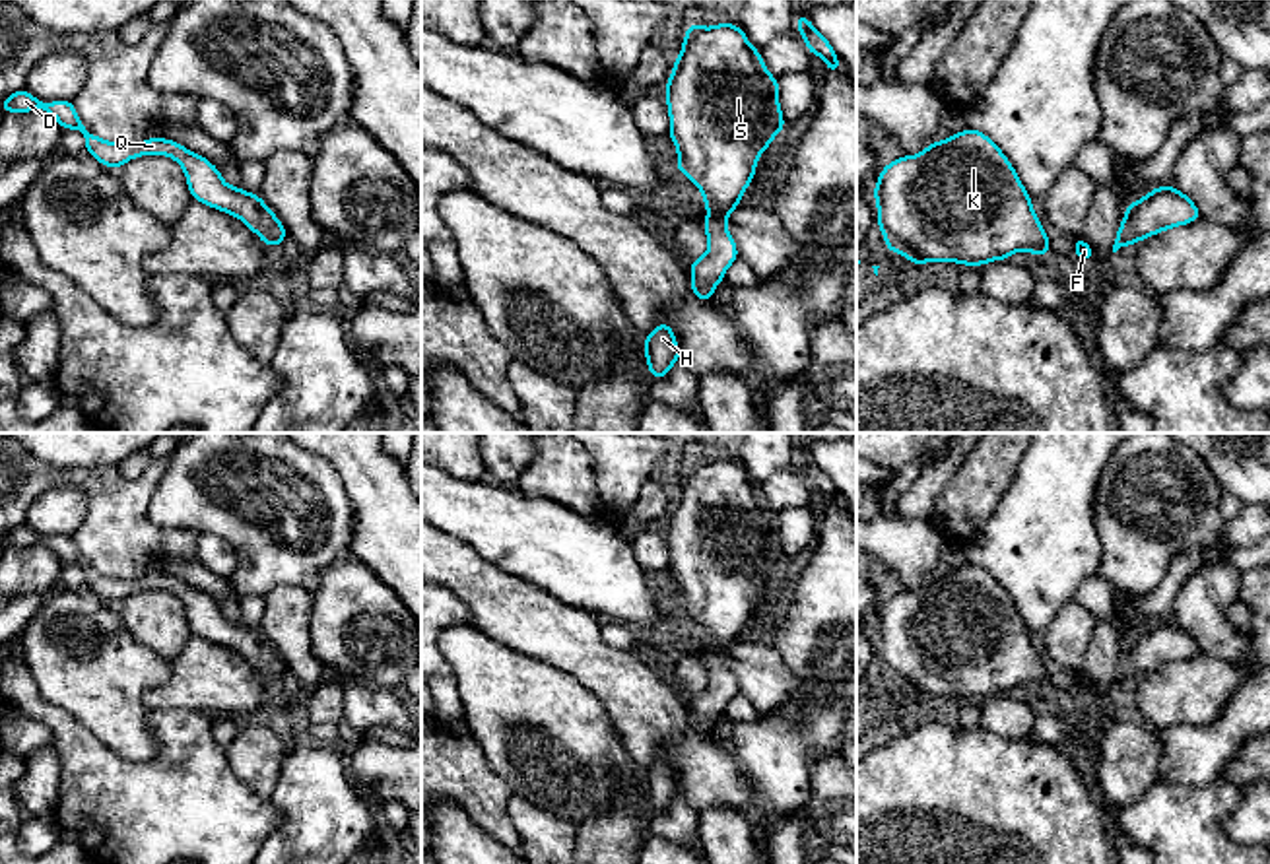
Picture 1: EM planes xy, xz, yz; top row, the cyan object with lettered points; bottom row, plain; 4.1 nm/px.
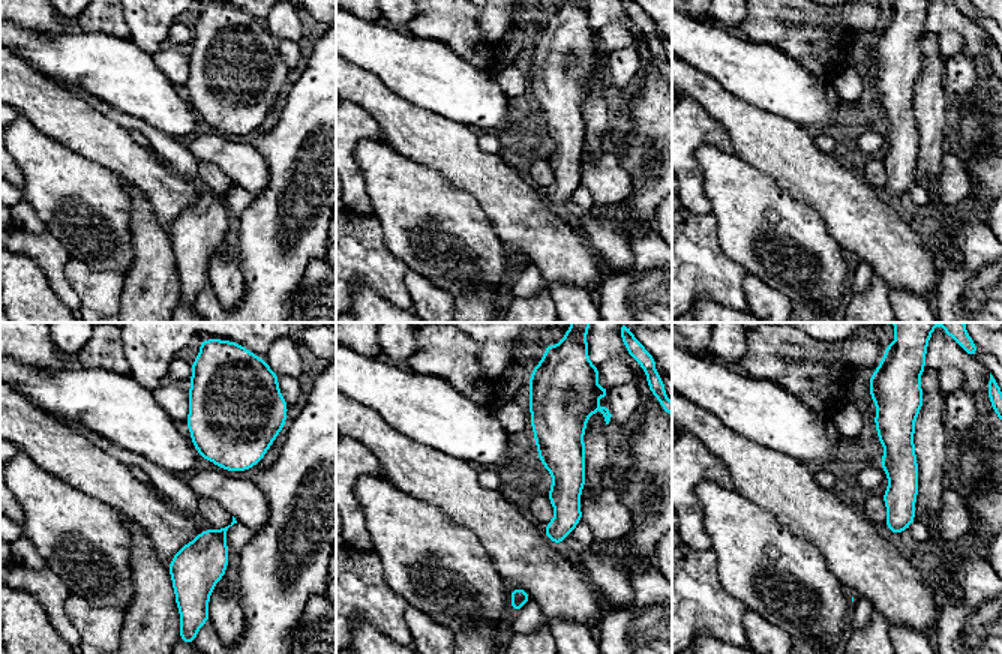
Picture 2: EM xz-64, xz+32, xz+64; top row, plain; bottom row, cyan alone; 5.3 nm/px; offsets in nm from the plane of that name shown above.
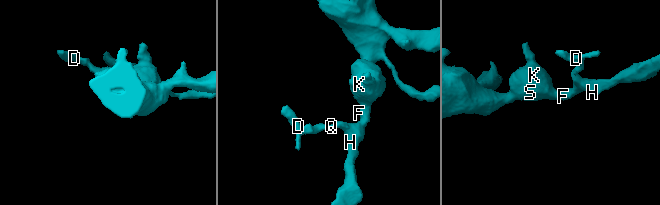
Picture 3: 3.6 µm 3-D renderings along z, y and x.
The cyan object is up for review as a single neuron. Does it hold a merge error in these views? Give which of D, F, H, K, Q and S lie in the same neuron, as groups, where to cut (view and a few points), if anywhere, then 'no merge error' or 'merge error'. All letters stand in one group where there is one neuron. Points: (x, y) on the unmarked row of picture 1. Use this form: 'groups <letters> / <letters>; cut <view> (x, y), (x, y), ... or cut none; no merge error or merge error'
groups D F H K Q S; cut none; no merge error

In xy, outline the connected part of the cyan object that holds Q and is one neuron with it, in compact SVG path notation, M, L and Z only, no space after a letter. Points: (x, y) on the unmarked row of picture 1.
M27 524L12 528L0 542L4 548L47 546L58 555L62 565L80 565L85 573L85 586L103 602L117 604L140 590L169 590L183 602L192 635L239 652L268 681L280 681L289 670L258 629L229 621L216 600L173 575L148 573L134 581L101 575L85 565L72 536L43 538Z

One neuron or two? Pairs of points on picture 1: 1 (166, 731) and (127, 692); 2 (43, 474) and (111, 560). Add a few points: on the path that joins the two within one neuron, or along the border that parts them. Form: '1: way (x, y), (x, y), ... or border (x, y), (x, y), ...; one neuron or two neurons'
1: border (148, 711), (156, 740), (150, 760); two neurons
2: way (72, 476), (82, 478), (111, 507), (111, 531); one neuron

